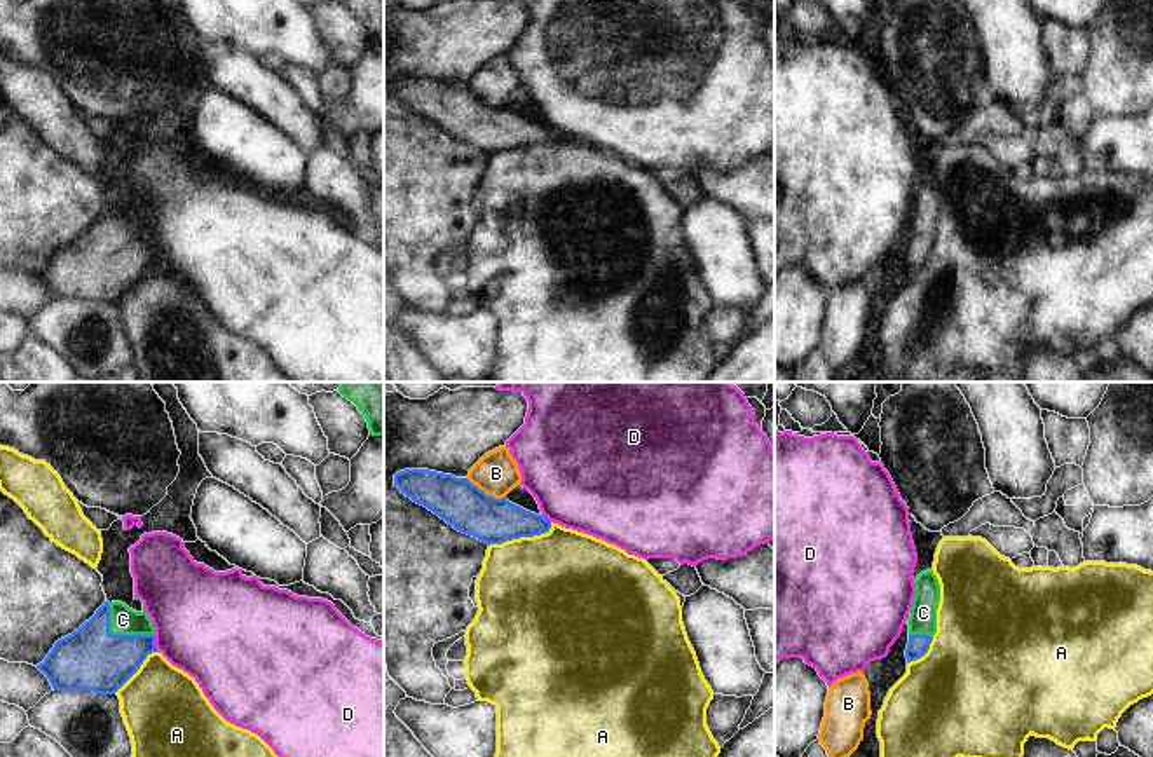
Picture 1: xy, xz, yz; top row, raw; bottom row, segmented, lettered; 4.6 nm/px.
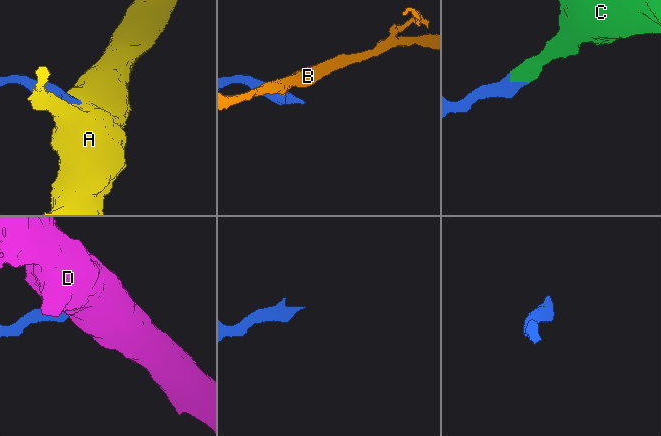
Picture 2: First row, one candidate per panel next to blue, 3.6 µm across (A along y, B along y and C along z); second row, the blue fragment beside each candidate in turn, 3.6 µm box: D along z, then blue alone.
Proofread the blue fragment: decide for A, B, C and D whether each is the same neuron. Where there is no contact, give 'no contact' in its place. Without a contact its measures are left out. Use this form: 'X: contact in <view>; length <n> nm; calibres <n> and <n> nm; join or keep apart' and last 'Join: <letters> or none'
A: contact in xz; length 320 nm; calibres 220 and 480 nm; keep apart
B: contact in xz; length 200 nm; calibres 220 and 200 nm; keep apart
C: contact in xy; length 260 nm; calibres 300 and 130 nm; join
D: contact in xy; length 80 nm; calibres 280 and 460 nm; keep apart
Join: C

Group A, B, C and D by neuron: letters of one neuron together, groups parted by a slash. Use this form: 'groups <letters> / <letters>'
groups A / B / C / D

